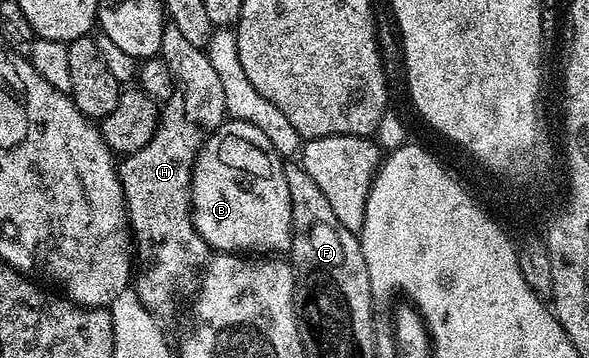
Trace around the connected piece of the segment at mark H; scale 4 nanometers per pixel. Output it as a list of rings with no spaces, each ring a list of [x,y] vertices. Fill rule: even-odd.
[[[166,21],[163,28],[159,56],[170,69],[173,91],[160,107],[160,118],[153,139],[134,154],[124,155],[119,162],[119,173],[125,197],[125,213],[135,243],[135,289],[141,303],[158,319],[166,320],[177,310],[177,293],[181,285],[204,267],[211,254],[211,248],[193,226],[193,165],[203,144],[226,121],[227,113],[223,83],[219,81],[208,53],[202,47],[183,40],[183,32],[179,32],[179,28],[175,28],[171,21]]]

